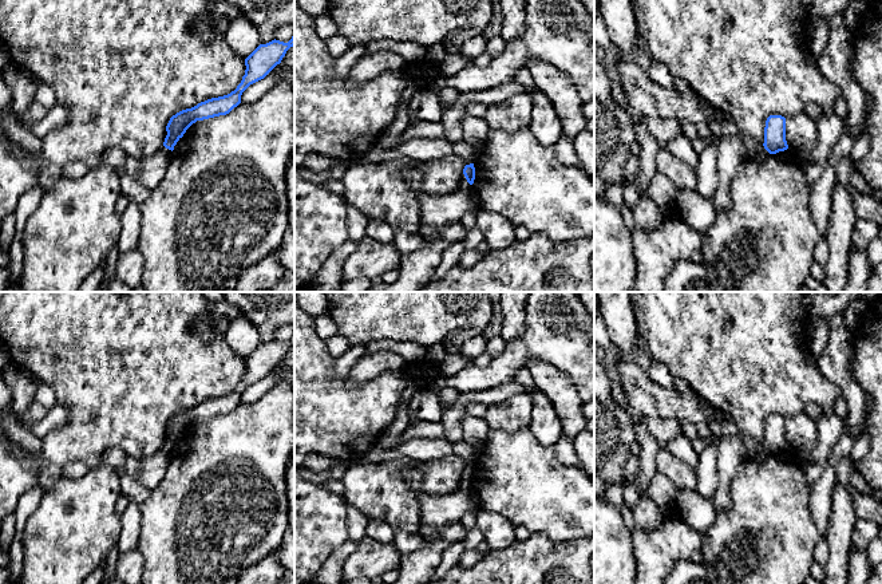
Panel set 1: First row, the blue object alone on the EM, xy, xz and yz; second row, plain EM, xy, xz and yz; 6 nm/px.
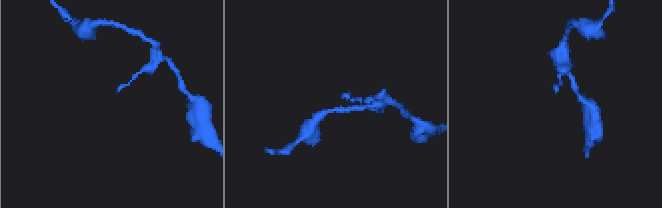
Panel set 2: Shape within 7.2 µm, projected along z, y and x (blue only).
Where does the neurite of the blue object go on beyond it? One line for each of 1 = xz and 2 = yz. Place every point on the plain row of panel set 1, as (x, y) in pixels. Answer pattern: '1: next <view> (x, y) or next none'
1: next none
2: next none

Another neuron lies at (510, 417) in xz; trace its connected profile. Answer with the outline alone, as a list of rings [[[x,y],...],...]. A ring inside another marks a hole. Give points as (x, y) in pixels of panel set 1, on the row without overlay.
[[[521,392],[505,402],[490,405],[484,419],[490,429],[517,433],[531,422],[533,395]]]

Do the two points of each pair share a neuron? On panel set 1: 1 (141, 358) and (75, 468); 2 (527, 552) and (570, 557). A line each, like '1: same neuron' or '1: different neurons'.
1: different neurons
2: same neuron

